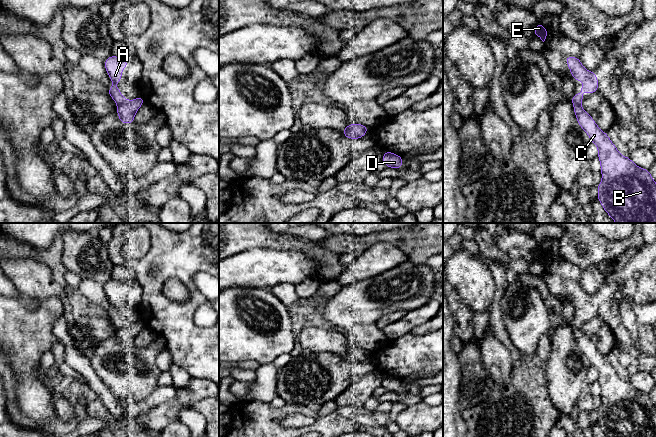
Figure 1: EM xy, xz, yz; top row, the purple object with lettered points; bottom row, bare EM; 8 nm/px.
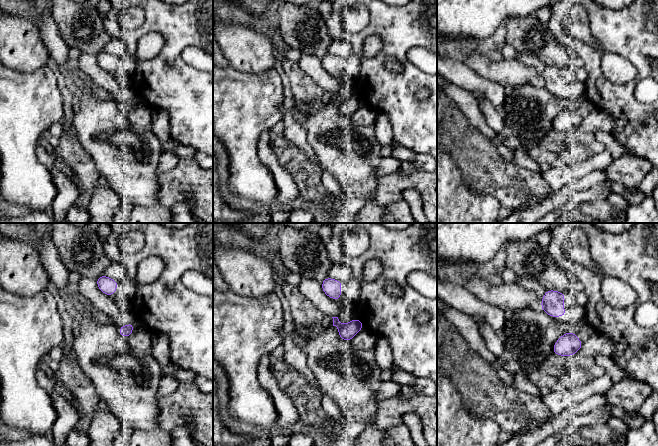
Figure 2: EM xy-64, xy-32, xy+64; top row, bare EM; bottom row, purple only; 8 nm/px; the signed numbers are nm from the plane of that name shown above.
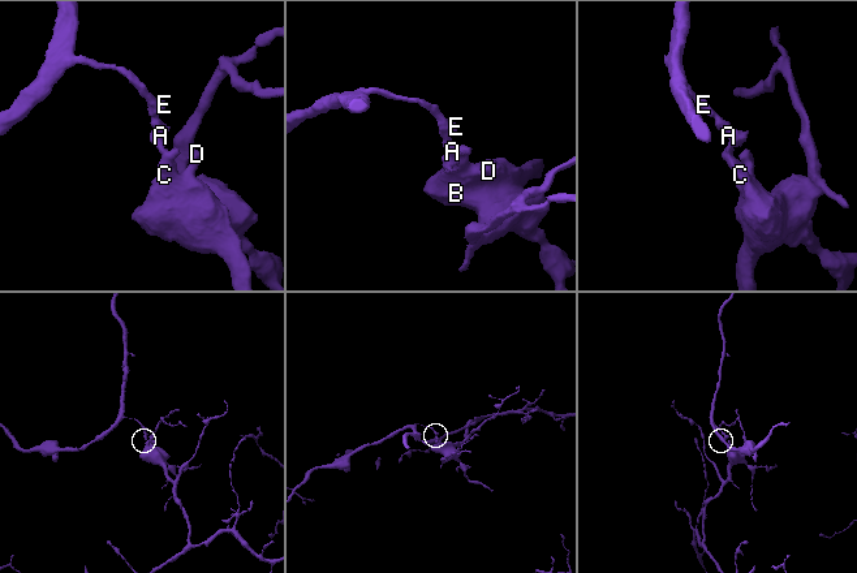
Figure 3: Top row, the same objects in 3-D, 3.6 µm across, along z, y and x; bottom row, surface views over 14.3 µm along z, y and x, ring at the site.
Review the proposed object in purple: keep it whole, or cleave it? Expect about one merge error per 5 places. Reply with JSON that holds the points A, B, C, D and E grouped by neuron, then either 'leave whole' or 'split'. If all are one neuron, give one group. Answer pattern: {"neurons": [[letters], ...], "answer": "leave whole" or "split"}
{"neurons": [["A", "E"], ["B", "C", "D"]], "answer": "split"}

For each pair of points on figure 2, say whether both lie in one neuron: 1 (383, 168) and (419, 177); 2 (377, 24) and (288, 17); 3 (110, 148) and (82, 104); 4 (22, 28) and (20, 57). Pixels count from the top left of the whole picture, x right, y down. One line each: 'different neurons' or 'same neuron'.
1: different neurons
2: different neurons
3: same neuron
4: same neuron

